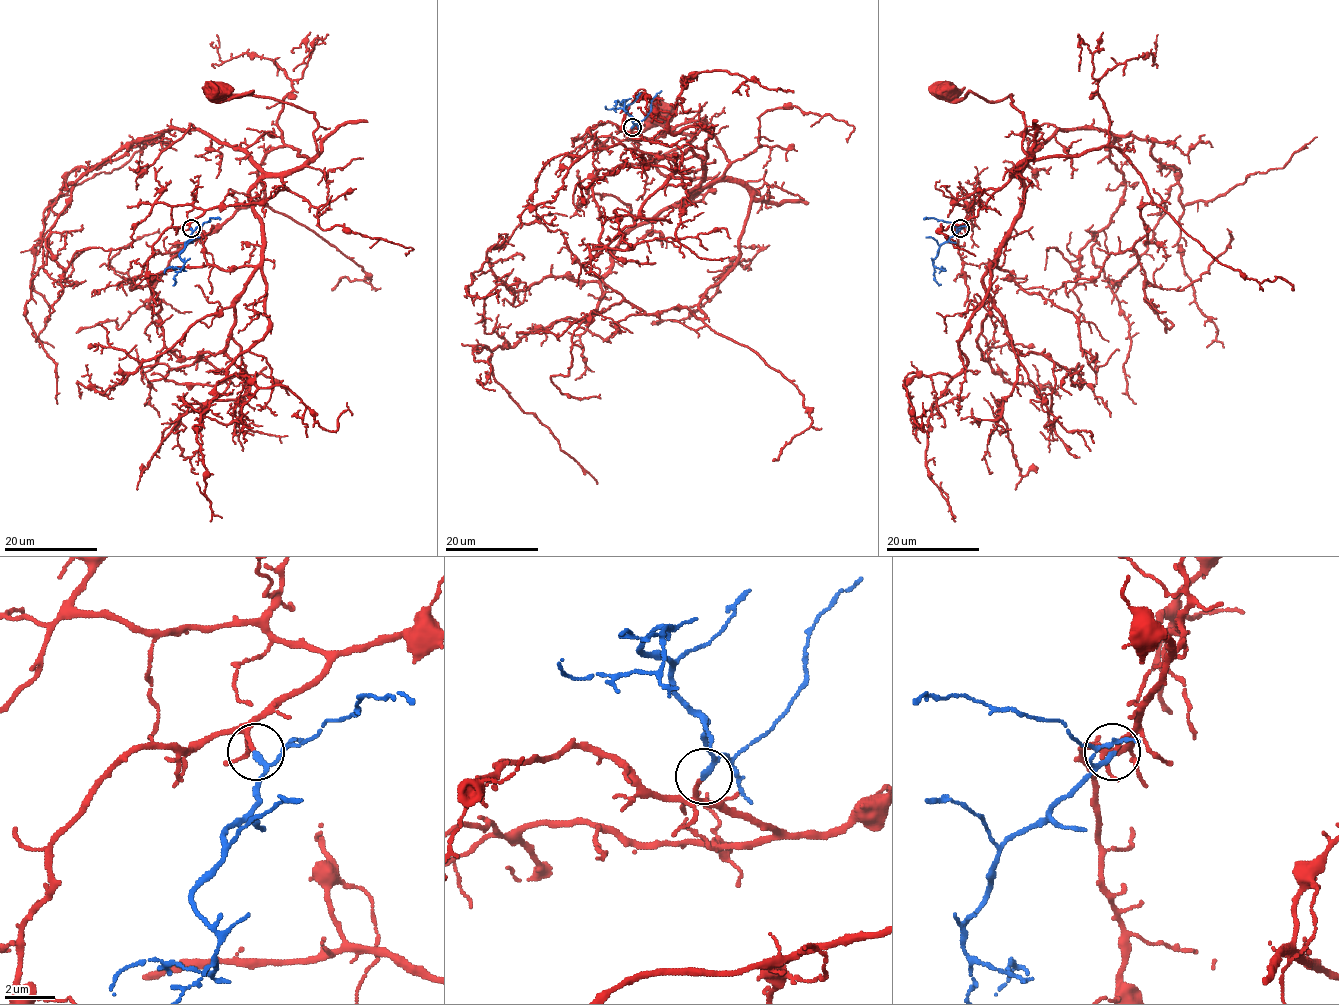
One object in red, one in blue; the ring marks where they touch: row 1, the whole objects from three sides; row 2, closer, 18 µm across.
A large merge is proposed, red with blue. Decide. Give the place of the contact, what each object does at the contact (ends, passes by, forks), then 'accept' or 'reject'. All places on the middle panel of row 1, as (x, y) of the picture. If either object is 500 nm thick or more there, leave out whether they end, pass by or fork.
place (632, 127); red ends; blue passes by; accept

